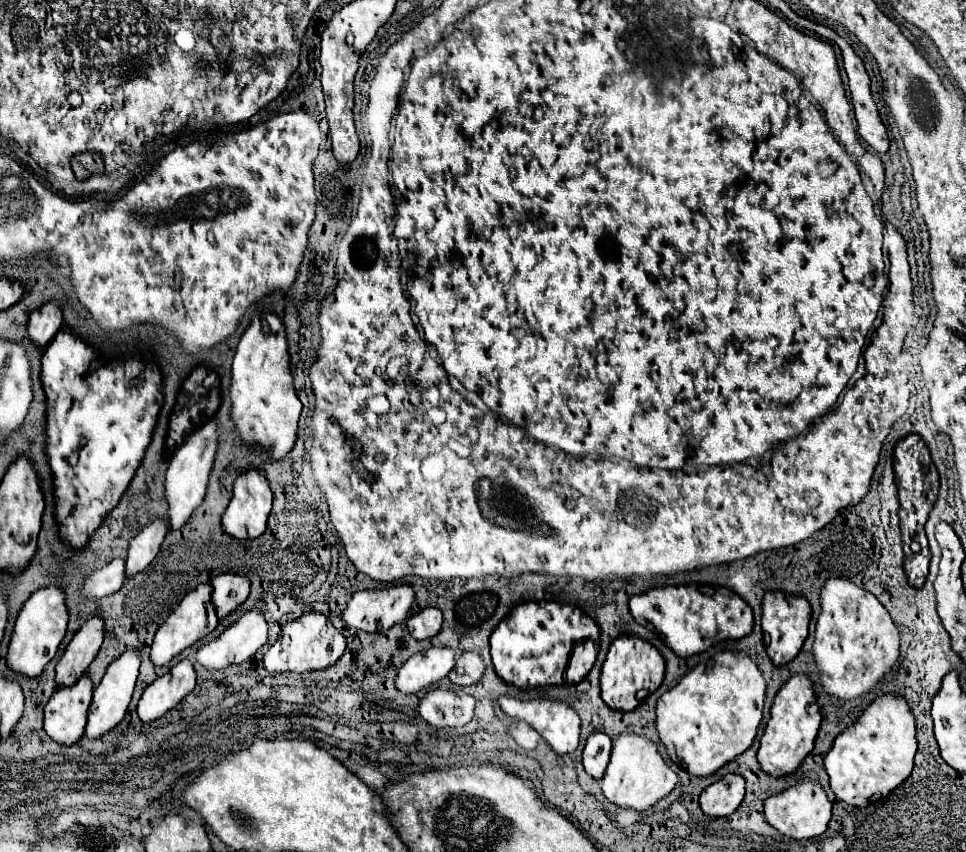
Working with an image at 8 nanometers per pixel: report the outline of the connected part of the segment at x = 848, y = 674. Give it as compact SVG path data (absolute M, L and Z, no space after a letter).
M829 578L819 594L821 614L817 618L813 654L827 694L851 700L881 680L899 658L899 630L883 604L867 590L845 578Z

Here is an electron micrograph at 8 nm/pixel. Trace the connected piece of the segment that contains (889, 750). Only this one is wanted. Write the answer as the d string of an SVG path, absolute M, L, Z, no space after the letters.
M883 694L835 738L833 748L825 756L831 790L835 792L837 800L861 808L865 802L871 802L873 796L889 794L905 778L909 778L915 752L915 716L909 702L899 694Z

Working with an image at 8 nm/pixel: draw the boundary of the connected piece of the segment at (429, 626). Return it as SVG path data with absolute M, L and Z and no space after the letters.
M425 608L413 614L411 618L407 618L407 628L413 638L425 640L425 638L433 638L441 630L441 622L443 616L439 608Z

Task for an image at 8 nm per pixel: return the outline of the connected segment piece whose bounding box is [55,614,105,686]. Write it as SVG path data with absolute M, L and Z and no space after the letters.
M93 614L81 626L81 630L77 630L63 658L59 660L57 678L55 678L57 684L71 686L73 682L77 682L77 678L89 668L89 664L97 656L97 650L101 648L103 642L103 634L105 634L105 622L99 614Z

